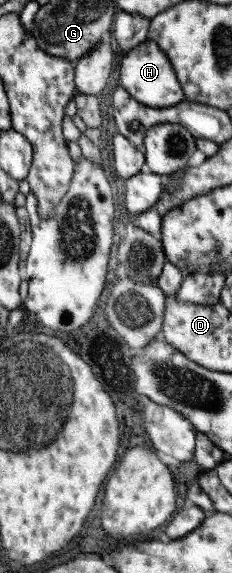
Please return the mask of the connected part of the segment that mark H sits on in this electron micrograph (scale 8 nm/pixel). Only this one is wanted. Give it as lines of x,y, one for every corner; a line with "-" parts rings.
150,39
137,44
124,53
118,66
120,86
140,104
148,108
163,109
185,100
180,83
172,70
168,57

